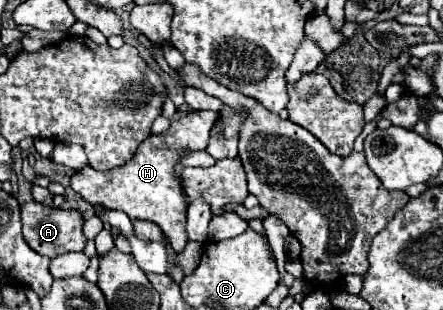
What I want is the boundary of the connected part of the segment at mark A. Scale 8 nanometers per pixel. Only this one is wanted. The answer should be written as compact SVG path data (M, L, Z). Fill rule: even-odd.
M30 201L26 205L22 205L22 233L26 243L40 255L46 257L58 257L62 253L68 251L82 251L86 245L86 237L84 237L84 217L80 211L76 209L56 209L56 207L48 207L36 201Z

